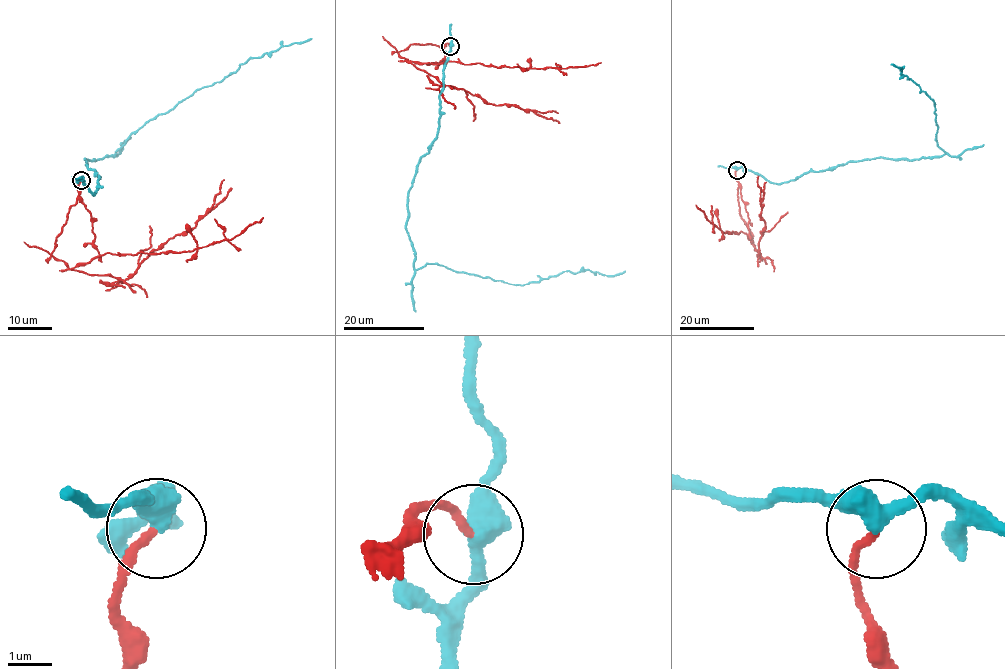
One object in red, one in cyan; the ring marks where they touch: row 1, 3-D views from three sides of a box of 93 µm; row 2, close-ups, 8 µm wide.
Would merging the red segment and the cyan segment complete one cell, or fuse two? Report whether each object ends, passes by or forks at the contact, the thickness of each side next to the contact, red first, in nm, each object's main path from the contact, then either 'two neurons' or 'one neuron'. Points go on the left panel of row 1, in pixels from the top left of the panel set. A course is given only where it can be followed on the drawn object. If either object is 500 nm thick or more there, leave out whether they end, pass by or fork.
red ends there; cyan passes by; 160 nm thick on the red side, 440 nm on the other; red runs (82, 180), (51, 255), (70, 269), (126, 280), (170, 238), (195, 226), (224, 179); cyan runs (82, 180), (94, 195), (101, 178), (85, 159), (116, 154), (151, 120), (220, 82), (250, 58), (311, 38); two neurons

